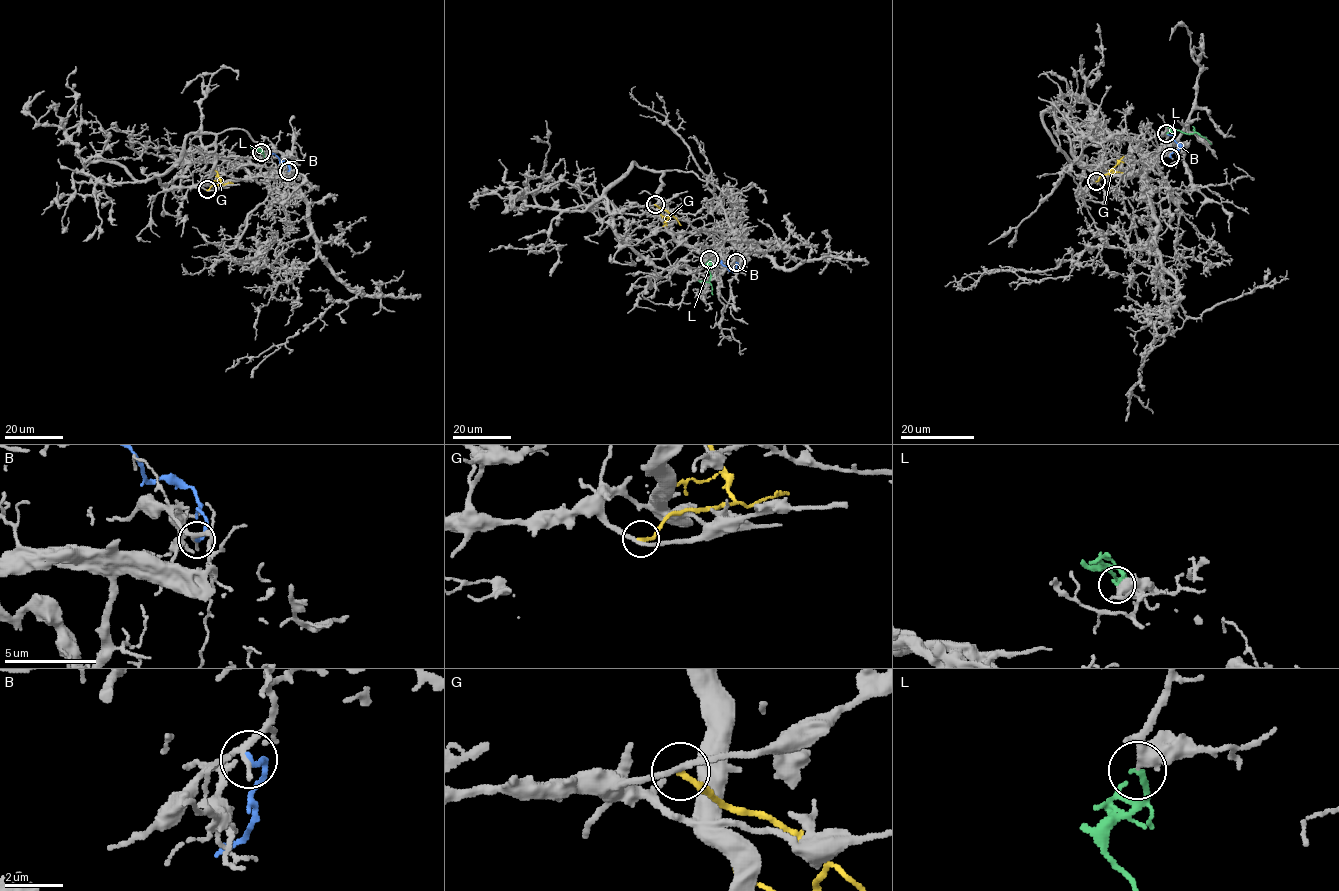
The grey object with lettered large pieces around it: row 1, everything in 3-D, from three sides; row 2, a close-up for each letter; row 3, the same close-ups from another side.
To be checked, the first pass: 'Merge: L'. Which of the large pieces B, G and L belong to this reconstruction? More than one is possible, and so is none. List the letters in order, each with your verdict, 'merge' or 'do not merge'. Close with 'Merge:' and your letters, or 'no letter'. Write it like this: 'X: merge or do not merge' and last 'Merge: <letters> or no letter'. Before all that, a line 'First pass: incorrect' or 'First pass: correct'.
First pass: correct
B: do not merge
G: do not merge
L: merge
Merge: L

